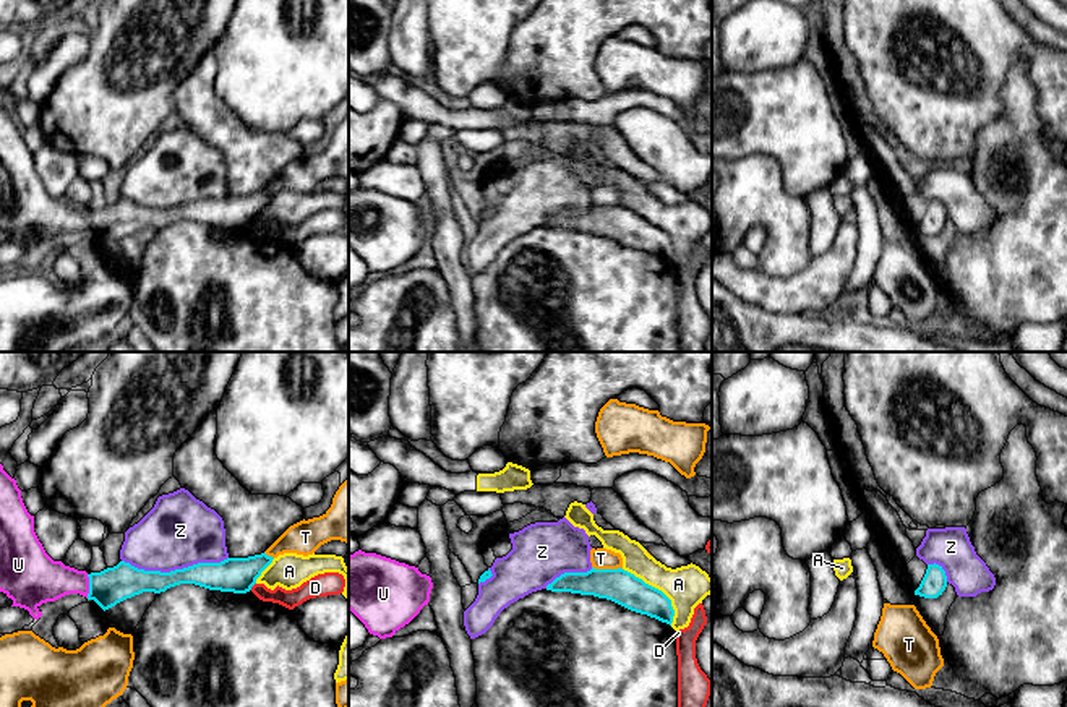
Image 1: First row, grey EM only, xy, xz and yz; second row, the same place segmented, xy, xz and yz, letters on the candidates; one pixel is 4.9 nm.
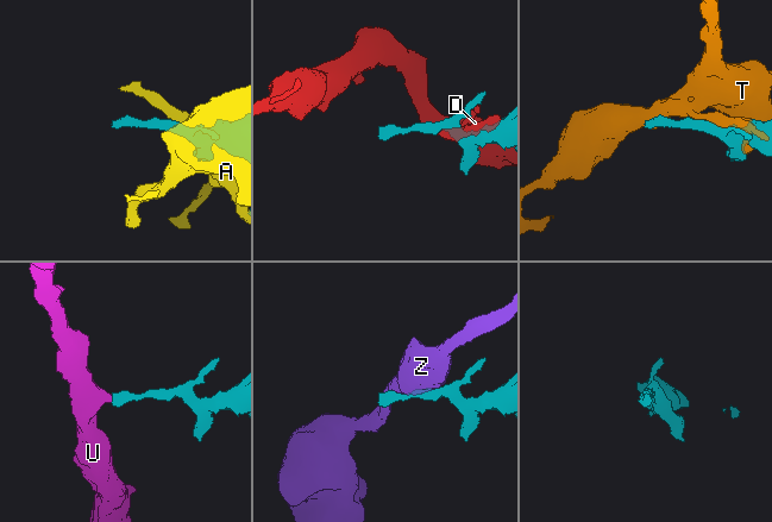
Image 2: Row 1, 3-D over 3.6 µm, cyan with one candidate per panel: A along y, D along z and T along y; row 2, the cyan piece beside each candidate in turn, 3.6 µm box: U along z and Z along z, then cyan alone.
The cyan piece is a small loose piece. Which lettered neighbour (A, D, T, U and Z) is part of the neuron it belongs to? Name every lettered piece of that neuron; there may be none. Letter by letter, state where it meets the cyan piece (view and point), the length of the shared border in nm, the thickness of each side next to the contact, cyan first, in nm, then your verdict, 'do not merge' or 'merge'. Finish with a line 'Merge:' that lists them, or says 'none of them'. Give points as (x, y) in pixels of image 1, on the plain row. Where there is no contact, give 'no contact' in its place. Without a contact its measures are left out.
A: meets cyan in xz at (657, 226); contact 380 nm long; 160 nm thick on the cyan side, 200 nm on the other; do not merge
D: meets cyan in xy at (253, 221); contact 50 nm long; 180 nm thick on the cyan side, 90 nm on the other; do not merge
T: meets cyan in xz at (607, 206); contact 150 nm long; 160 nm thick on the cyan side, 110 nm on the other; do not merge
U: meets cyan in xy at (89, 222); contact 120 nm long; 180 nm thick on the cyan side, 240 nm on the other; merge
Z: meets cyan in xy at (175, 206); contact 550 nm long; 160 nm thick on the cyan side, 360 nm on the other; do not merge
Merge: U

